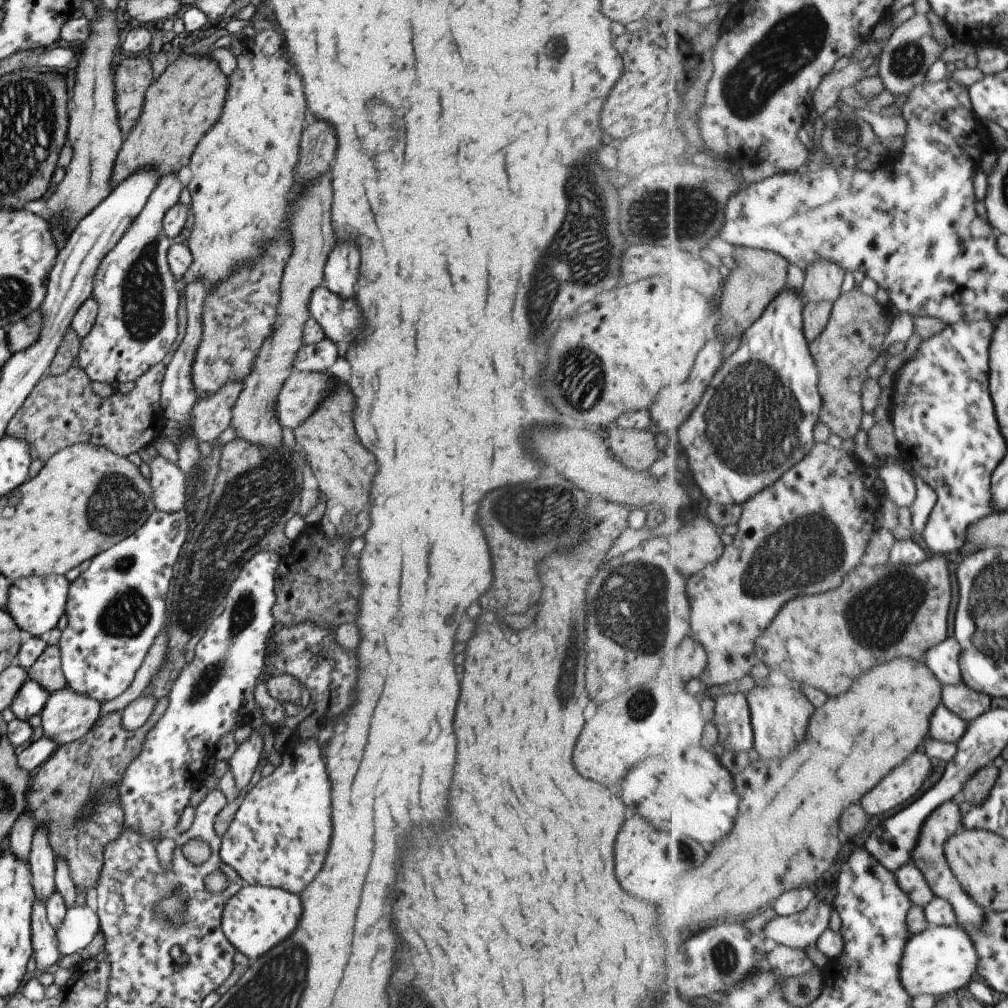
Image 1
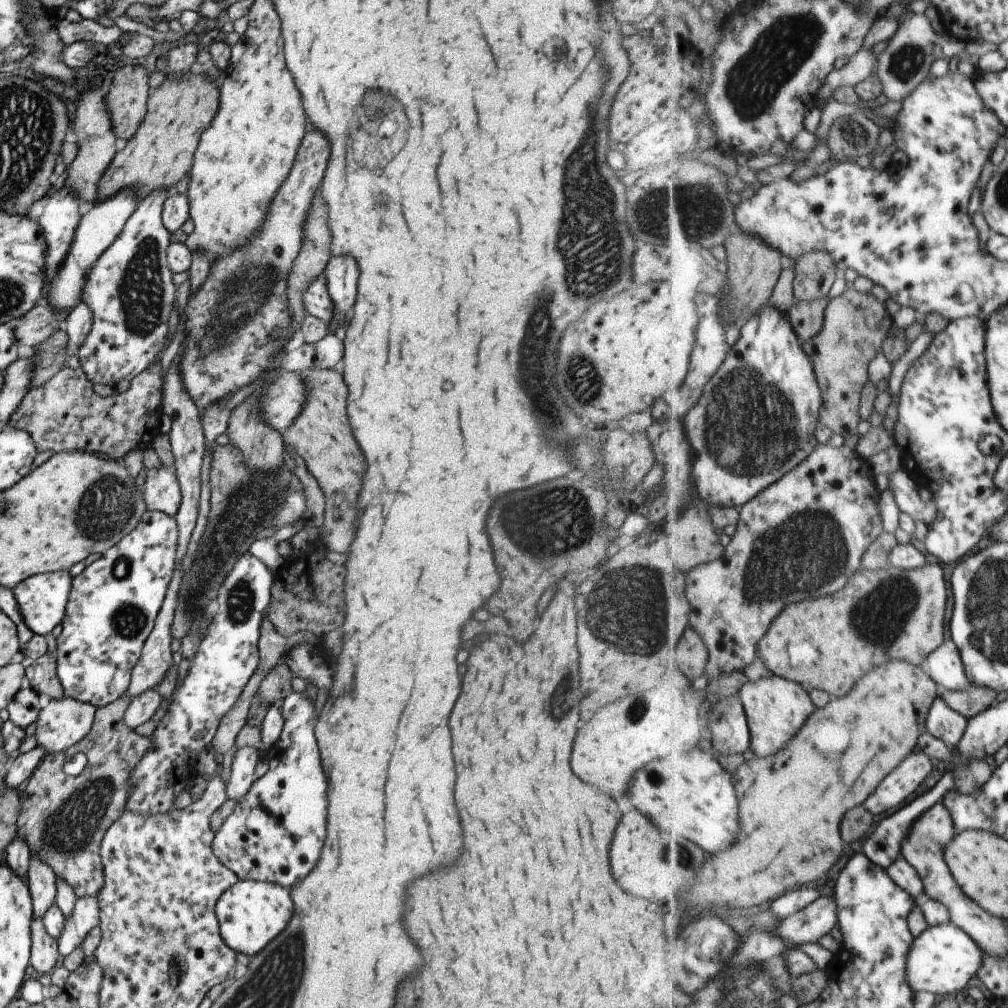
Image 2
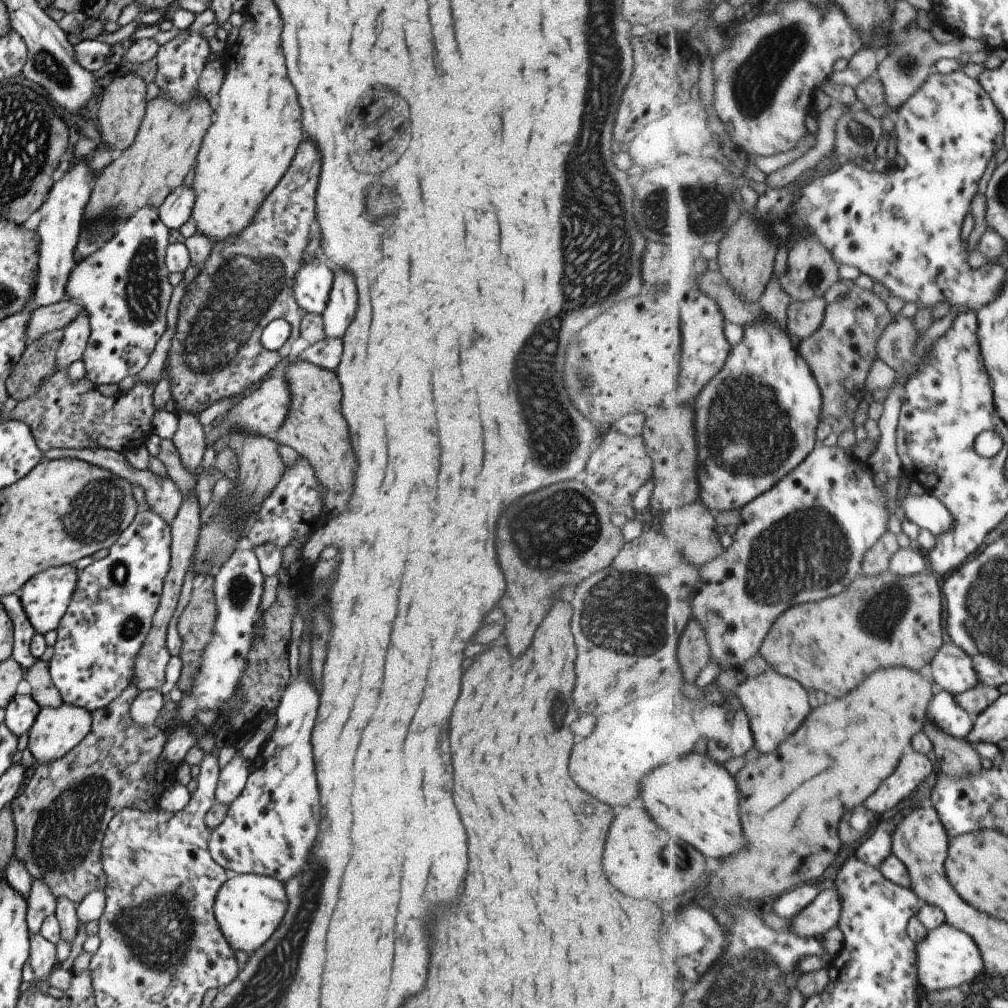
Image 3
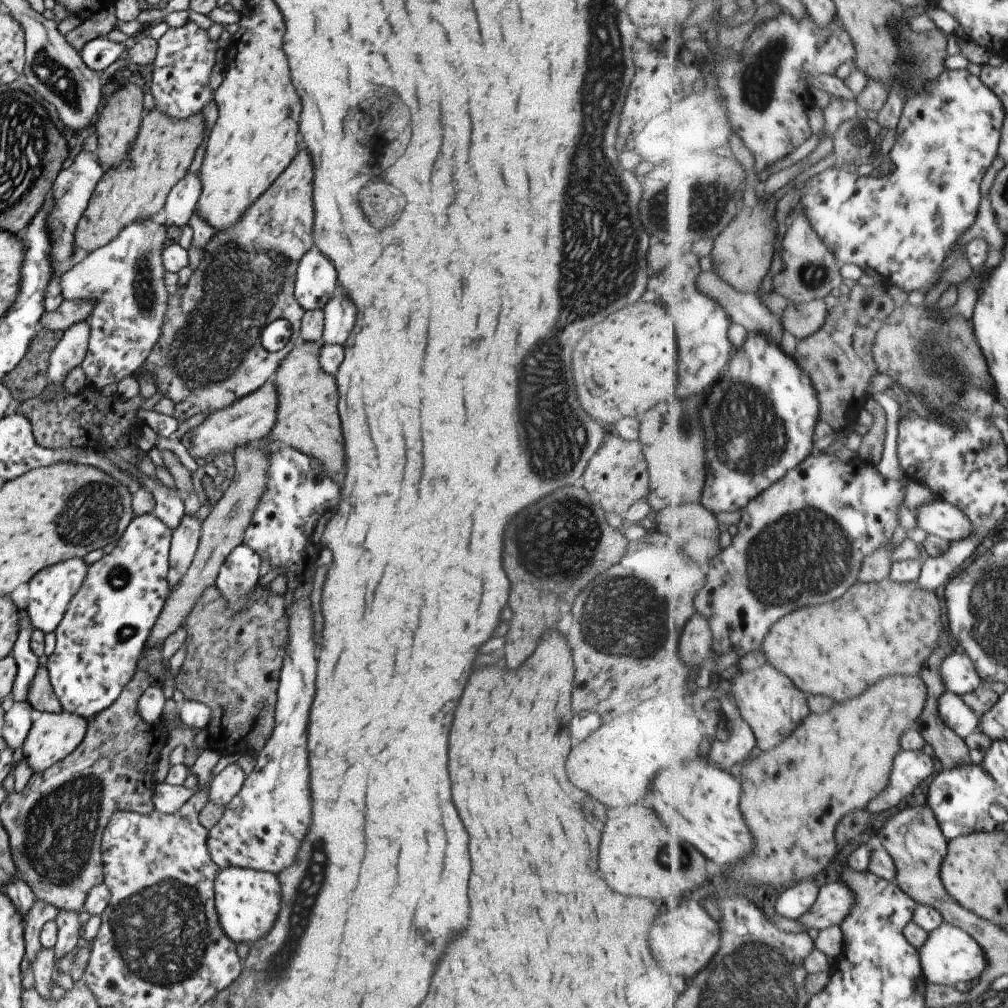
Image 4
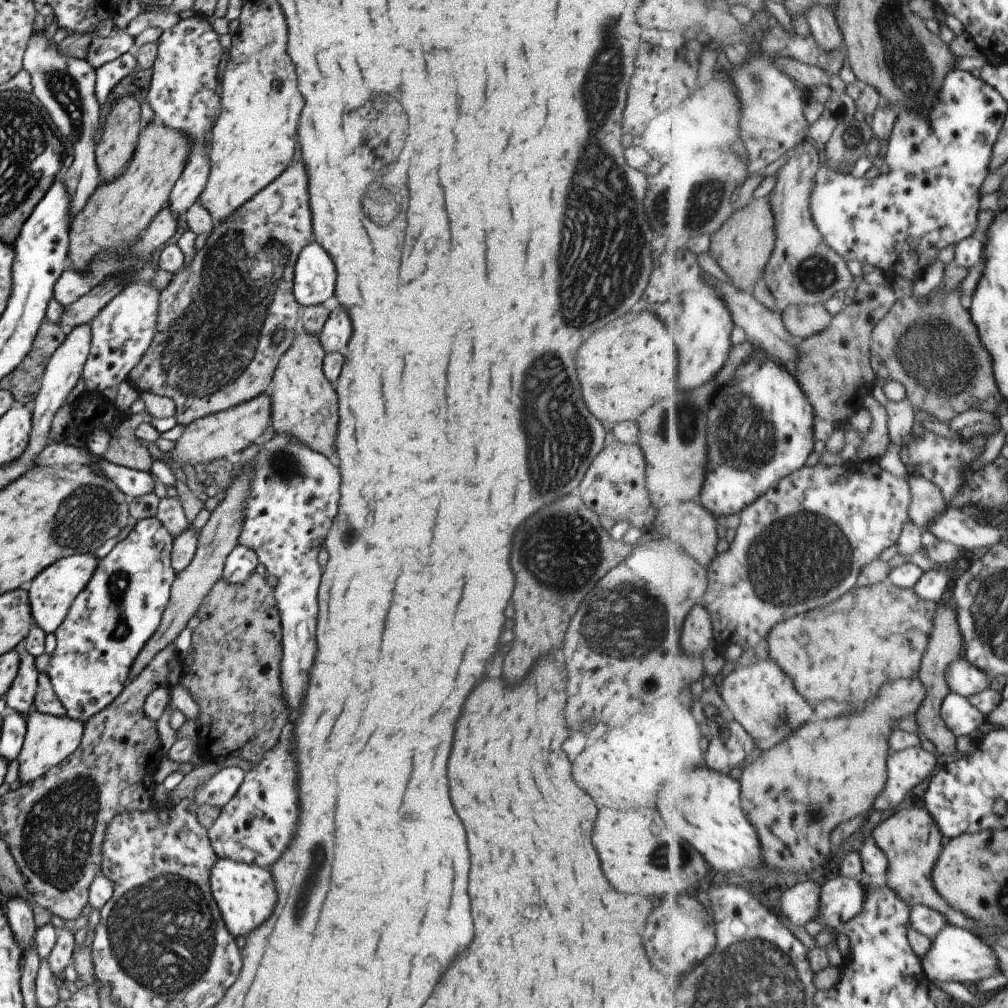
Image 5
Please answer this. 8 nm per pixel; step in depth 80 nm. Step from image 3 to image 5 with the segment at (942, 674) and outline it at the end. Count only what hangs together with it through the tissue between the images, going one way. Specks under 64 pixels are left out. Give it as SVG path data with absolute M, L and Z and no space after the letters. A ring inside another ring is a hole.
M966 656L954 663L948 671L952 691L970 698L988 691L992 680L993 677L987 670L972 665Z

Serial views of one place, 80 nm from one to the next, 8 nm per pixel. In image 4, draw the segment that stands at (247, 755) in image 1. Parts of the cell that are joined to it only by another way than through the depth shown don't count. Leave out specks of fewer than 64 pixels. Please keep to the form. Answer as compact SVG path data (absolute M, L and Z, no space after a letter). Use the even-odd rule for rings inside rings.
M237 763L226 766L216 775L209 786L209 800L225 807L240 792L246 775Z

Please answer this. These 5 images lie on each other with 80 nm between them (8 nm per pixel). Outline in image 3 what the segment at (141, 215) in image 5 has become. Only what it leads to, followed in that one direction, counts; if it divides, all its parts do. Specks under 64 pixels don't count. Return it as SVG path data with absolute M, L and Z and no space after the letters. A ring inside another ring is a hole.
M160 93L156 98L149 100L134 142L125 151L118 152L113 161L107 164L97 176L85 210L82 230L92 221L97 221L104 215L108 215L118 226L120 222L133 215L144 205L159 207L172 192L172 189L183 184L186 174L195 165L204 135L213 123L214 112L215 109L210 107L210 103L202 94L194 95L190 103L177 103L165 97L164 93Z

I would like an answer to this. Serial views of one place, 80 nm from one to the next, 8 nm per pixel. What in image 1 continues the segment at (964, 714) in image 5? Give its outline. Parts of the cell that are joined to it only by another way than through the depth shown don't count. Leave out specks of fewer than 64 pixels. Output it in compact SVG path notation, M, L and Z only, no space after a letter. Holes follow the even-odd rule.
M943 702L933 716L929 737L937 741L958 745L967 735L969 728L970 723Z

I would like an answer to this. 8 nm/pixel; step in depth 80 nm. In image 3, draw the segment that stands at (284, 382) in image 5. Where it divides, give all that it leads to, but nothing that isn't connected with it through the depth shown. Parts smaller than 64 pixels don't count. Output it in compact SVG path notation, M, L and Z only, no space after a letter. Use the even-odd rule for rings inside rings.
M306 360L291 363L284 371L285 379L288 381L291 392L291 405L289 413L282 426L278 429L274 440L279 444L285 444L294 448L300 458L305 459L311 464L315 475L319 482L324 486L327 493L325 494L325 508L329 511L330 520L344 512L344 508L352 496L352 486L354 486L354 474L356 474L356 456L352 452L352 444L350 444L350 436L348 436L348 426L344 416L340 414L340 406L342 406L342 390L340 390L340 382L334 371L313 365Z

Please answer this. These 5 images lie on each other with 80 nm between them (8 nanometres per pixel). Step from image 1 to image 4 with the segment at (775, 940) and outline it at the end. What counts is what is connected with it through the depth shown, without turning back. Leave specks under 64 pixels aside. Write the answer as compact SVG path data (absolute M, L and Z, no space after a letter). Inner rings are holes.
M841 879L822 887L814 908L799 921L807 932L822 932L841 925L855 904L855 892Z

